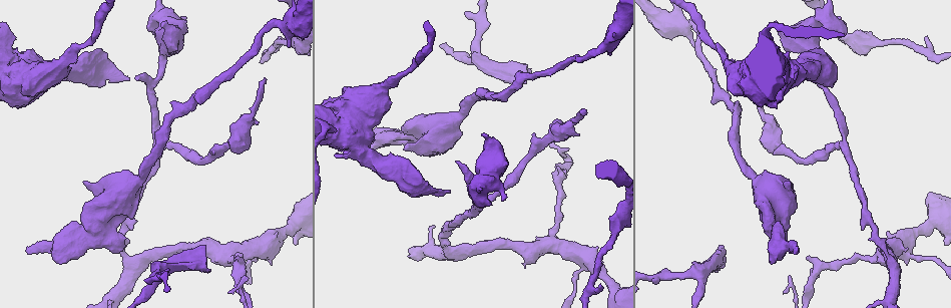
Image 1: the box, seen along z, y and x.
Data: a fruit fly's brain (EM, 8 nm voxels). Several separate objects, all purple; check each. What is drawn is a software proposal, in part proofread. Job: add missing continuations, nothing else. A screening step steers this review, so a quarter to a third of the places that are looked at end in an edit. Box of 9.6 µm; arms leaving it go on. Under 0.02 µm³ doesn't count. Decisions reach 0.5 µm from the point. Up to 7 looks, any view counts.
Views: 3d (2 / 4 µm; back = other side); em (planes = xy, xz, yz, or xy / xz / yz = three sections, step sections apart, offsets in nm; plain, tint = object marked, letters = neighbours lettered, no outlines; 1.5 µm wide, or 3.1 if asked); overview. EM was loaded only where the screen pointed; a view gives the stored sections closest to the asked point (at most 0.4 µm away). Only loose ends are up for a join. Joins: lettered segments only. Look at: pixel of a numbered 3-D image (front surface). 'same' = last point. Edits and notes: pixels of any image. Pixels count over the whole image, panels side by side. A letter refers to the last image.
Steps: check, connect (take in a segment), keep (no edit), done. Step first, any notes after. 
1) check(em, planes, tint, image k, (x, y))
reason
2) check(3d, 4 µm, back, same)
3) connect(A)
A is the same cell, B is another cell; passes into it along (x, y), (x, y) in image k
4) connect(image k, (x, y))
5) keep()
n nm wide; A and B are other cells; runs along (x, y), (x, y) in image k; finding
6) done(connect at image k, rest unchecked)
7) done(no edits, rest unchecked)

check(3d, 2 µm, image 1, (610, 54))
branch stops here

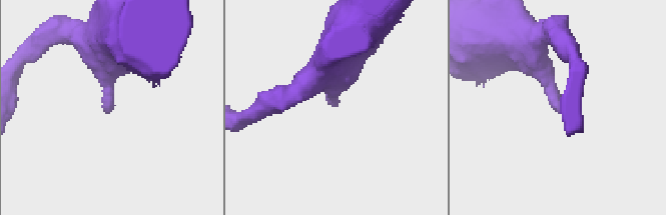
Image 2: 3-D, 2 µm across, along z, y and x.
check(em, planes, letters, image 2, (112, 109))
shape alone is not enough

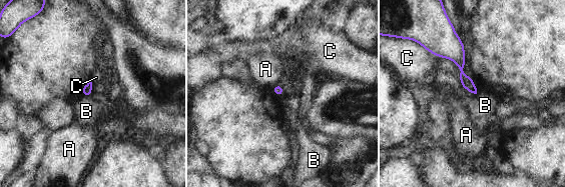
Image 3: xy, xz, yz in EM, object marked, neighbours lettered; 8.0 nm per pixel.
keep()
C touches over 180 nm; A, B and C are other cells; no lettered segment goes on from it

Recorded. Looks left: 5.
check(3d, 4 µm, image 1, (265, 81))
thin end

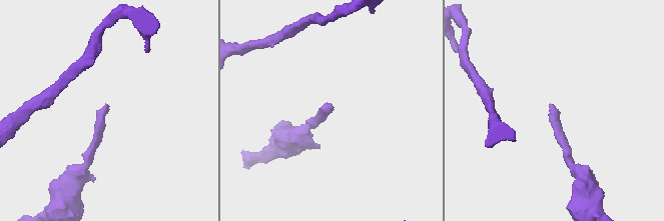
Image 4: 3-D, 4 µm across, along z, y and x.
check(em, 3.1 µm, planes, letters, image 4, (330, 105))

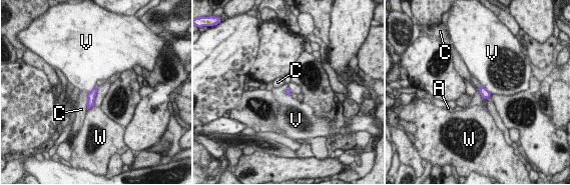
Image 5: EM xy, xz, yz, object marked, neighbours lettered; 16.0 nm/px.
keep()
C touches over 280 nm; A, C, V and W are other cells; none of them fits

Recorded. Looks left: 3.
check(3d, 4 µm, image 1, (161, 23))
an open end

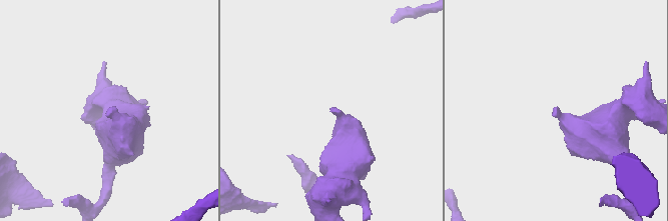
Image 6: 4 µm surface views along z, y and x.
check(em, planes, letters, image 6, (329, 111))
now the EM

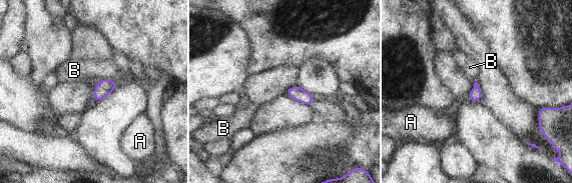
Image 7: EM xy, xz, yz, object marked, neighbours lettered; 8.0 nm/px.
keep()
A and B are other cells; no lettered segment goes on from it

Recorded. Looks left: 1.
done(no edits, rest unchecked)

